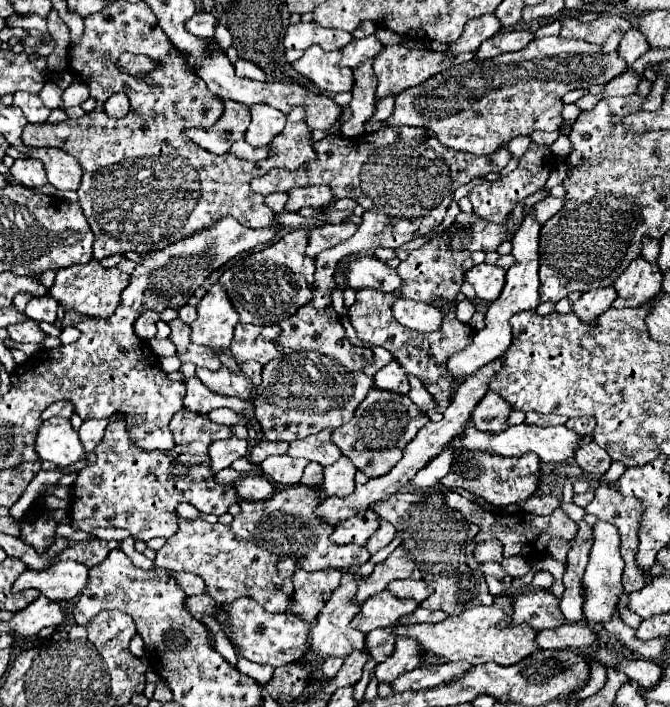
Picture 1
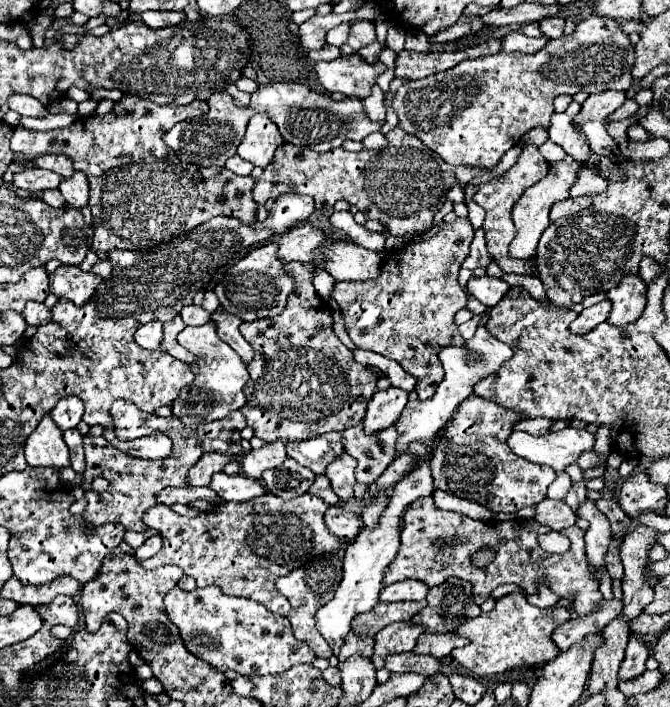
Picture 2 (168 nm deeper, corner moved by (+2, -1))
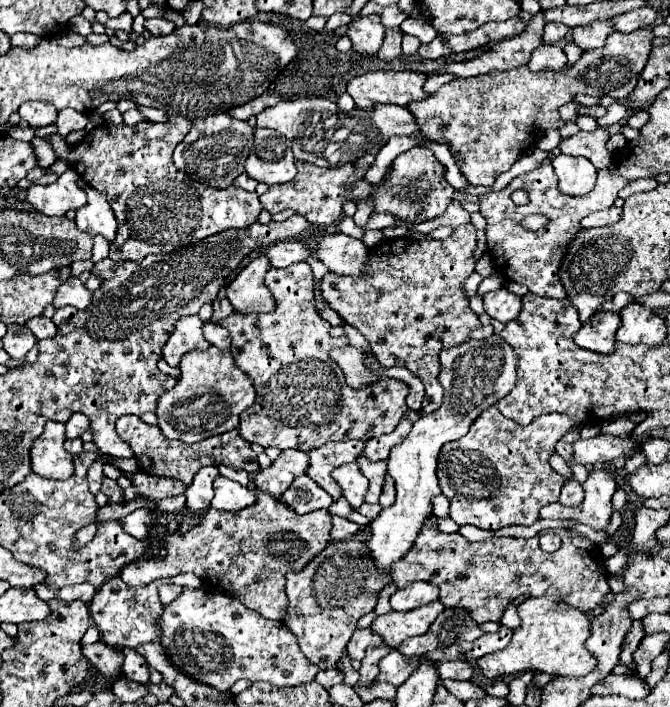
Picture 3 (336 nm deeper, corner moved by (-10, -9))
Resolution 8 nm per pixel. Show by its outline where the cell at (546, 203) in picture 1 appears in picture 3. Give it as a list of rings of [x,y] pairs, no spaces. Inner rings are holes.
[[[612,206],[595,213],[592,213],[580,222],[584,228],[602,227],[618,222],[622,218],[622,208]]]

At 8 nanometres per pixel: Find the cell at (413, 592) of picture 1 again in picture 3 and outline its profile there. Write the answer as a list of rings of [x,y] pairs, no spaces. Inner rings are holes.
[[[416,581],[410,583],[406,589],[398,589],[390,597],[390,605],[394,611],[412,611],[420,605],[426,605],[430,601],[438,599],[438,587],[428,581]]]

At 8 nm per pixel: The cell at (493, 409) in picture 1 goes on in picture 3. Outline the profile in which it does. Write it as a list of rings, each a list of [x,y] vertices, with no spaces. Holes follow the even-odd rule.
[[[496,407],[486,409],[478,415],[478,419],[472,423],[470,431],[452,443],[446,443],[438,457],[438,479],[440,489],[450,501],[450,517],[458,525],[476,525],[480,529],[502,529],[508,525],[532,525],[540,519],[540,509],[556,503],[560,497],[560,489],[564,485],[564,477],[558,475],[550,463],[548,457],[554,451],[554,445],[558,439],[570,431],[574,425],[566,415],[548,413],[536,417],[530,425],[520,425],[514,419],[504,417]]]

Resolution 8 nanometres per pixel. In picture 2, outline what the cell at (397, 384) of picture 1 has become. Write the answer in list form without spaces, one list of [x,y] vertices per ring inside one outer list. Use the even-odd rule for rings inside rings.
[[[388,387],[384,391],[376,391],[372,401],[368,403],[368,413],[364,417],[364,433],[372,435],[376,431],[392,427],[402,415],[406,403],[408,403],[408,393],[402,389]]]

